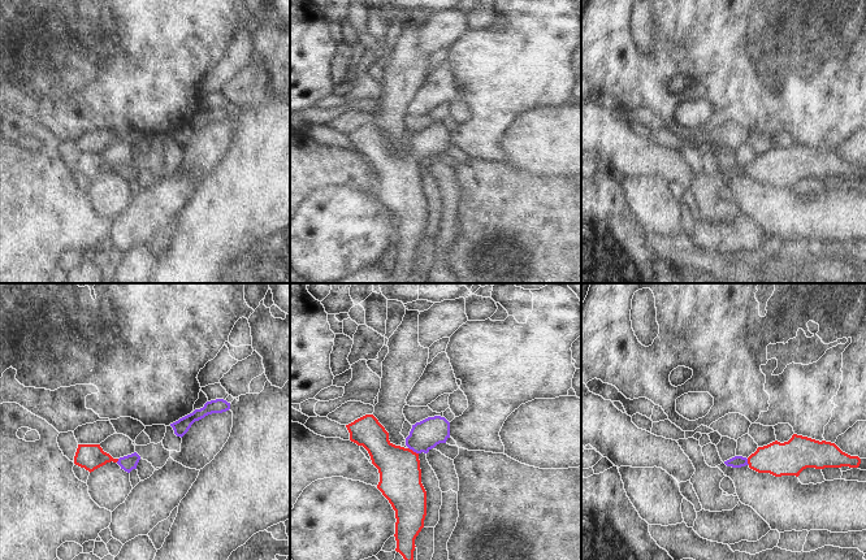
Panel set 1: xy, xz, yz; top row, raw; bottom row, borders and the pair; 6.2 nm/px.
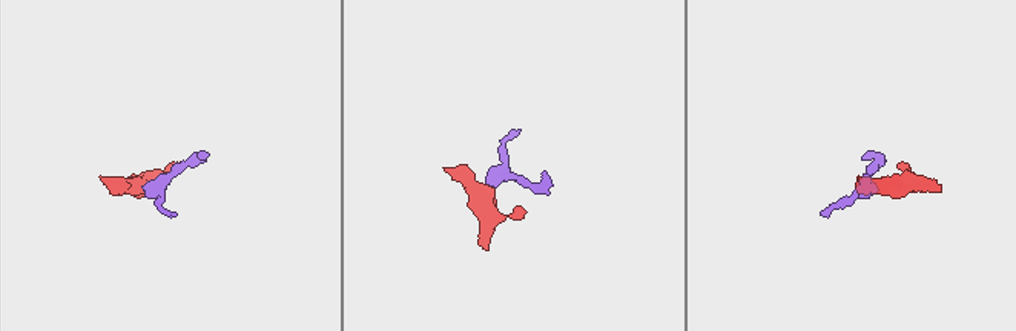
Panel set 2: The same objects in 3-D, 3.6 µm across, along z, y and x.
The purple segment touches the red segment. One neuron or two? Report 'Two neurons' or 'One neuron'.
One neuron.

